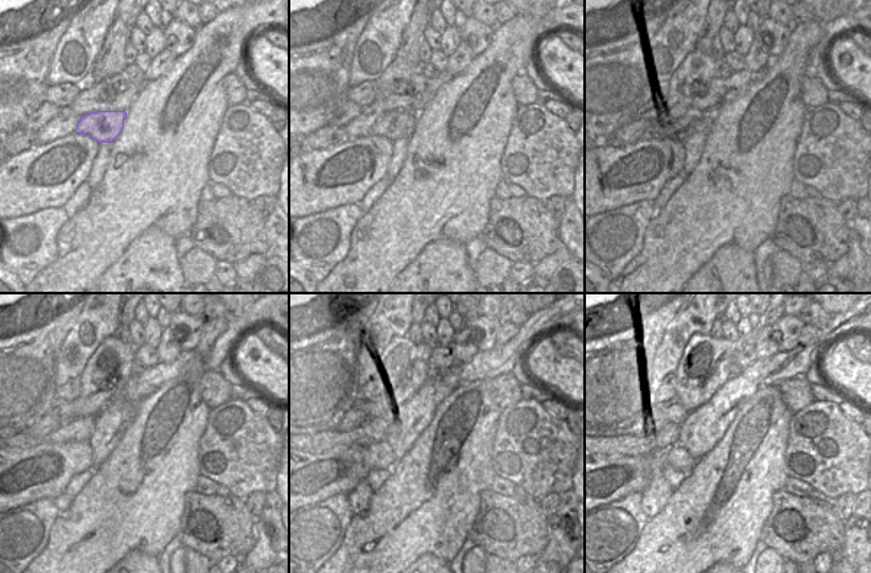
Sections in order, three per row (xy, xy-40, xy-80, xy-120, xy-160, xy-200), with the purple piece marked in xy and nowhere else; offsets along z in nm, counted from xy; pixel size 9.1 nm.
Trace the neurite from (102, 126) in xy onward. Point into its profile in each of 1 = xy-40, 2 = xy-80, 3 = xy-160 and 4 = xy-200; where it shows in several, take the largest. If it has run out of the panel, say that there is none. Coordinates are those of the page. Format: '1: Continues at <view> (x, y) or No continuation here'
1: Continues at xy-40 (396, 124)
2: Continues at xy-80 (678, 128)
3: Continues at xy-160 (374, 431)
4: Continues at xy-200 (665, 436).

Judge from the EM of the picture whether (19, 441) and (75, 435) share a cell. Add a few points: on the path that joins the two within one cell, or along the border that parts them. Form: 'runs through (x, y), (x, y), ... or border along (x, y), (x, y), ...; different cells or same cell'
runs through (33, 441), (61, 436); same cell

